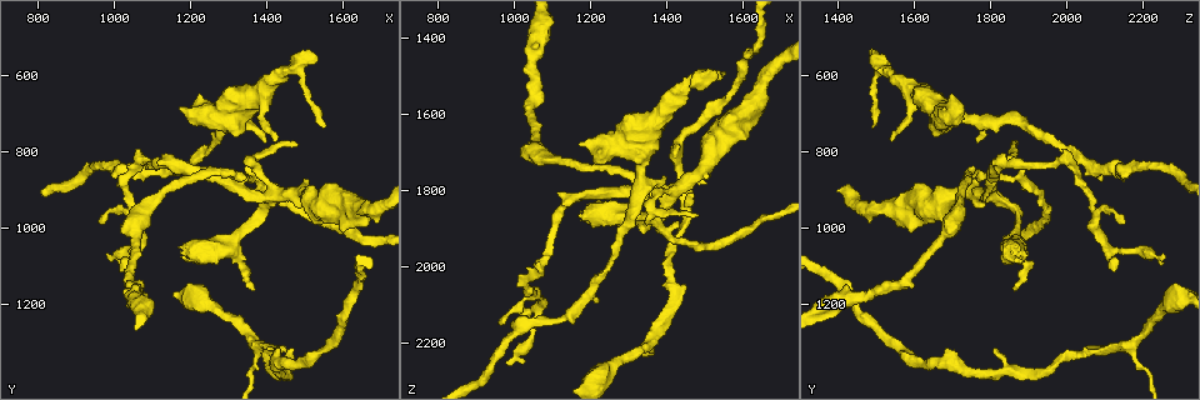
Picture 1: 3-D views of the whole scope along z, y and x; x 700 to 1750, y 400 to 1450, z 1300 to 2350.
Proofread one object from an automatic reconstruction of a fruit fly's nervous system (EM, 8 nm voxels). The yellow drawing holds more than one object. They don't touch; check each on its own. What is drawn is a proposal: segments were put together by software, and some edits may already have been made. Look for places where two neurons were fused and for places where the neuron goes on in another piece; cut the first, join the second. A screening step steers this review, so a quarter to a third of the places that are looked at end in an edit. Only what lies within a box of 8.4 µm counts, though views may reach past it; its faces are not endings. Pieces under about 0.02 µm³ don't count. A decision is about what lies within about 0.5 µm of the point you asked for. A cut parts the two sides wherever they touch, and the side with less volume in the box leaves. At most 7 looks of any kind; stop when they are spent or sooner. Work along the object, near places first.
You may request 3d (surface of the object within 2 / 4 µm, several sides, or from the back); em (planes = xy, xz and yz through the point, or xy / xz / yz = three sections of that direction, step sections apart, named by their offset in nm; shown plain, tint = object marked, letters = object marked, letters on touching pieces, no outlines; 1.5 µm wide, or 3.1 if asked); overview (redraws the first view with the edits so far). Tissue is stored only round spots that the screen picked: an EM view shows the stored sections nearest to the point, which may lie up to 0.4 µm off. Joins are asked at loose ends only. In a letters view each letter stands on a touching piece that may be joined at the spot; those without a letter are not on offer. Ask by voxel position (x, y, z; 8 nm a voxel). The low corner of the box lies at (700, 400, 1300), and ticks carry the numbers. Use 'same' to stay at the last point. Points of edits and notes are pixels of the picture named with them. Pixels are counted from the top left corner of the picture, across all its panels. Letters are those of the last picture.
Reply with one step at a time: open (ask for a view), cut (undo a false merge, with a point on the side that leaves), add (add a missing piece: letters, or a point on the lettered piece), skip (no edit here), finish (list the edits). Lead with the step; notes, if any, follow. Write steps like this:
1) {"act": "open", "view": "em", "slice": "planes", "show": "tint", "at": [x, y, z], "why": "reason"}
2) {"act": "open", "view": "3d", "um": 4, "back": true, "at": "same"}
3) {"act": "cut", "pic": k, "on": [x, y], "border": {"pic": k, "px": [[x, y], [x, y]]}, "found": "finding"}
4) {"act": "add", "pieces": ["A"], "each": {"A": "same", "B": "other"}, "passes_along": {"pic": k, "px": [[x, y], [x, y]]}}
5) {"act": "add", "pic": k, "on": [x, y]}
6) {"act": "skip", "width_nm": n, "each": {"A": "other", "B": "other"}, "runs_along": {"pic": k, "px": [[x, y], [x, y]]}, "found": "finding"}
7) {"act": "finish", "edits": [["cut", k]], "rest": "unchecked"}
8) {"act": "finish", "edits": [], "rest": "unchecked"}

{"act": "open", "view": "em", "slice": "yz", "step": 8, "show": "plain", "at": [1360, 870, 1870], "why": "touches itself"}

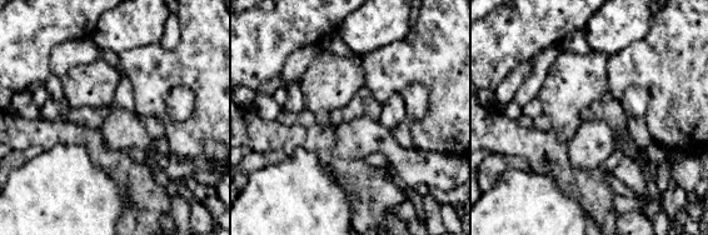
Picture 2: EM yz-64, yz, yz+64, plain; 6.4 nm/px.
{"act": "open", "view": "em", "slice": "yz", "step": 8, "show": "tint", "at": "same"}

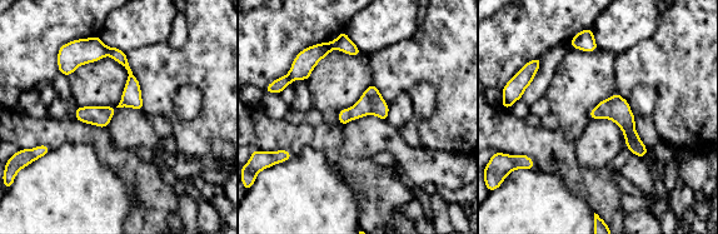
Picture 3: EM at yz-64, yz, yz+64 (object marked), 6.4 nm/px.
{"act": "open", "view": "em", "slice": "yz", "step": 8, "show": "letters", "at": "same"}

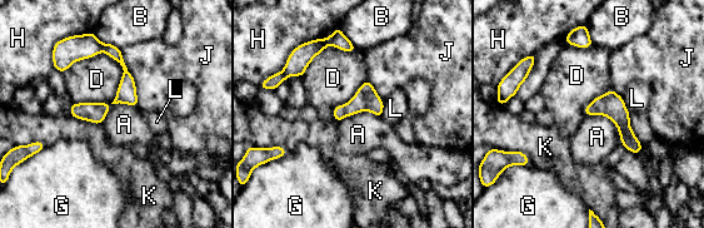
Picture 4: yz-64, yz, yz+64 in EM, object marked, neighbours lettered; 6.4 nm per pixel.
{"act": "cut", "pic": 4, "on": [111, 50], "each": {"A": "other", "B": "other", "D": "other", "G": "other", "H": "other", "J": "other", "K": "other", "L": "other"}, "part_leaving": {"pic": 4, "px": [[105, 46], [125, 69], [125, 92], [96, 120]]}, "found": "two neurons meet here"}

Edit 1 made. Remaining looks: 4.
{"act": "open", "view": "overview", "why": "redraw"}

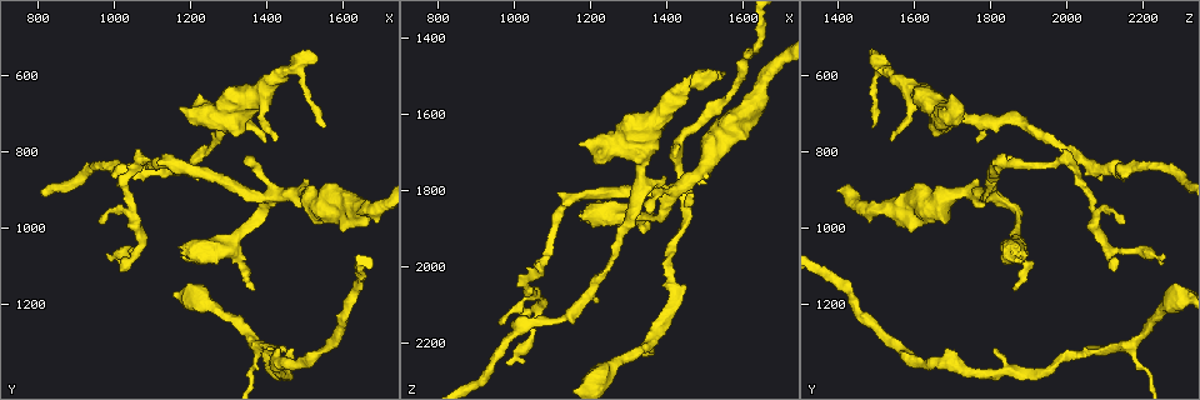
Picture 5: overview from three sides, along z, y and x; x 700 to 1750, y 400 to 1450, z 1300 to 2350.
{"act": "open", "view": "em", "slice": "xy", "step": 4, "show": "tint", "at": [1175, 690, 1675], "why": "stops while still wide"}

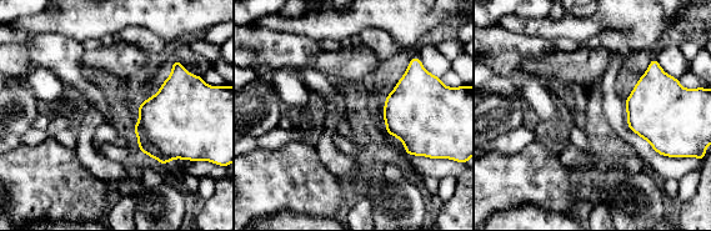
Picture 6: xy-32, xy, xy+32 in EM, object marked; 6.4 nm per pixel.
{"act": "open", "view": "em", "slice": "planes", "show": "letters", "at": "same", "why": "cut it another way"}

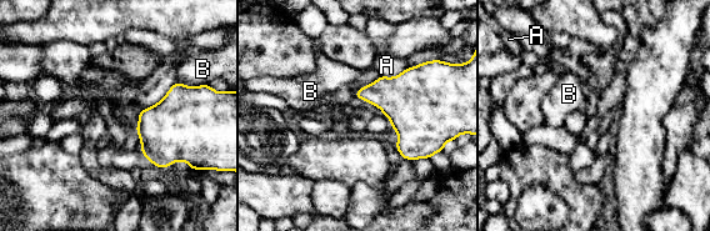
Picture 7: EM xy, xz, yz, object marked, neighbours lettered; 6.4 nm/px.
{"act": "skip", "each": {"A": "other", "B": "other"}, "border": {"pic": 7, "px": [[175, 81], [196, 86]]}, "found": "none of them fits"}

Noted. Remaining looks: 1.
{"act": "finish", "edits": [["cut", 4]], "rest": "unchecked"}

